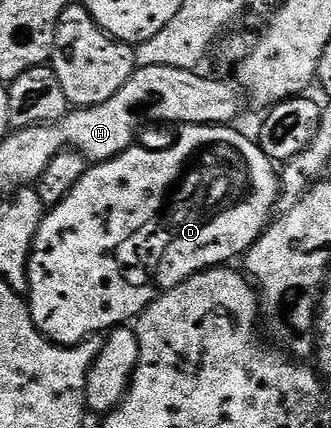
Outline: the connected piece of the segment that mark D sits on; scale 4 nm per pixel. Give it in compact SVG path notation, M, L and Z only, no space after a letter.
M230 124L220 126L182 126L179 129L178 139L171 146L163 150L145 150L141 144L135 144L122 154L110 158L107 162L93 163L83 176L60 200L60 204L49 207L48 213L43 217L40 228L36 232L34 248L30 252L30 288L28 291L28 305L30 315L45 338L49 338L58 346L74 346L78 342L85 342L87 338L109 332L115 326L129 323L137 319L138 315L150 303L155 302L160 294L176 288L184 280L202 270L221 267L230 264L234 257L245 255L250 246L271 221L275 211L278 195L280 193L280 174L275 163L258 146L253 137L245 138L235 127Z

